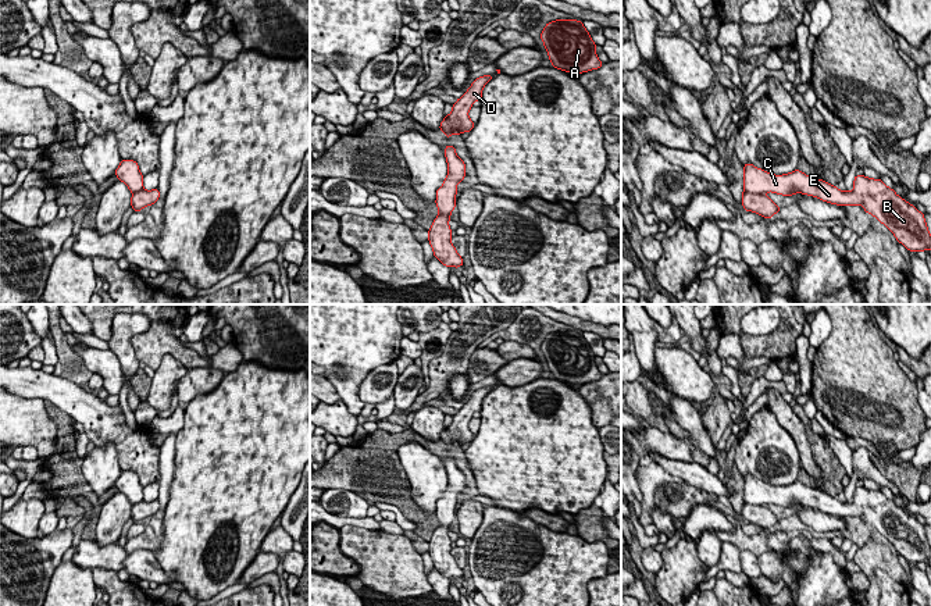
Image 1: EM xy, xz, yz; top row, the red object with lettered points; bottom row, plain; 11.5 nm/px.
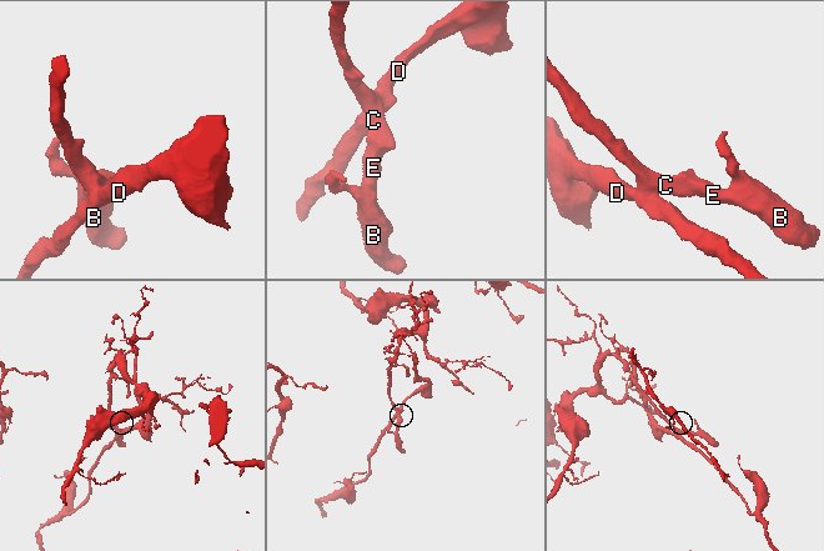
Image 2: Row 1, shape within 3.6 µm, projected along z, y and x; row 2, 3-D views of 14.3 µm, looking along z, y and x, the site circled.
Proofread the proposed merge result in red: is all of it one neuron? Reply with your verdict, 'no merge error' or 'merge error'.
merge error

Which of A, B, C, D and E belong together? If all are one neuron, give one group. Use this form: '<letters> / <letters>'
A D / B C E

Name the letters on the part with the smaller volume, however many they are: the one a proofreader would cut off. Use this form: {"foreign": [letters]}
{"foreign": ["A", "D"]}

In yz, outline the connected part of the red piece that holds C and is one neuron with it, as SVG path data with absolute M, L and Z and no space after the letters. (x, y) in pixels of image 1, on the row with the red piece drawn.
M748 163L743 165L743 171L745 192L773 192L782 196L803 193L837 206L863 206L864 211L882 222L907 250L931 250L931 235L924 214L898 196L881 179L856 175L853 190L848 192L799 170L774 175Z

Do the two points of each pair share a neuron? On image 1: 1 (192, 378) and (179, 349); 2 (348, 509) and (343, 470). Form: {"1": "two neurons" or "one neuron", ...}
{"1": "two neurons", "2": "two neurons"}

